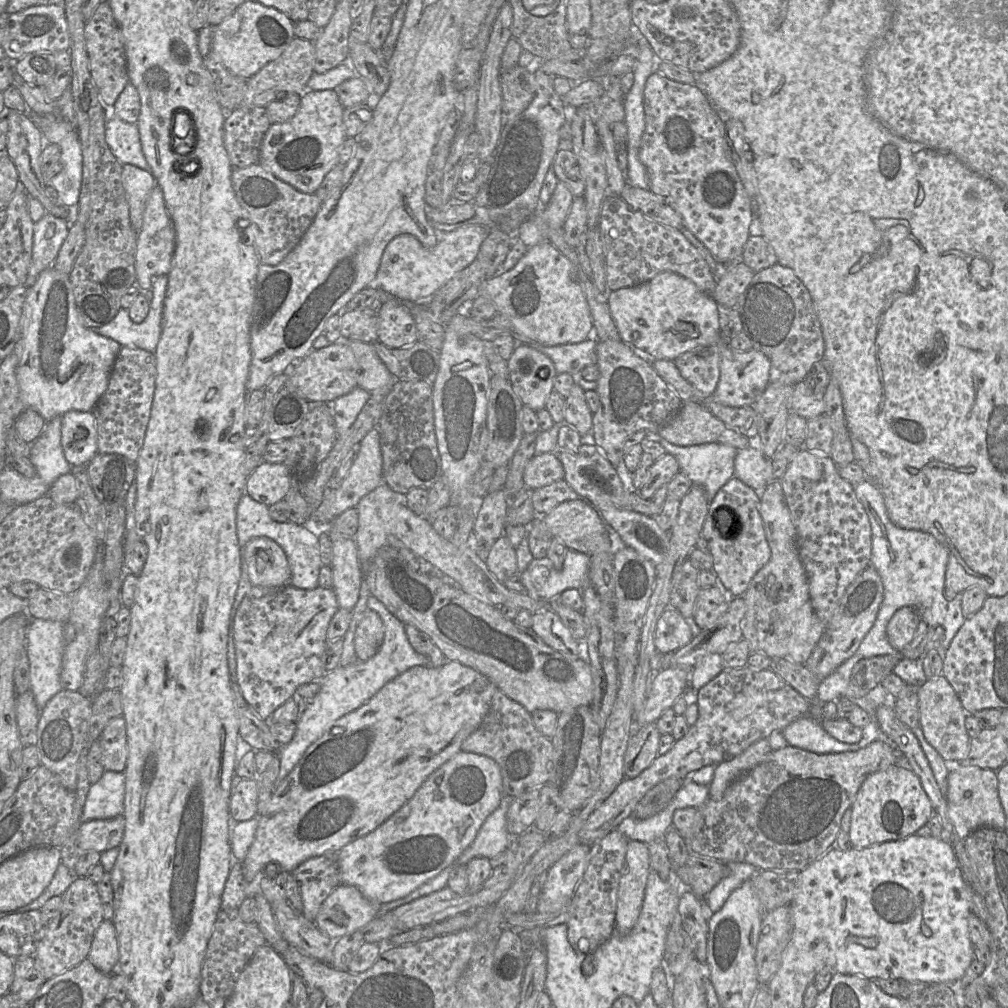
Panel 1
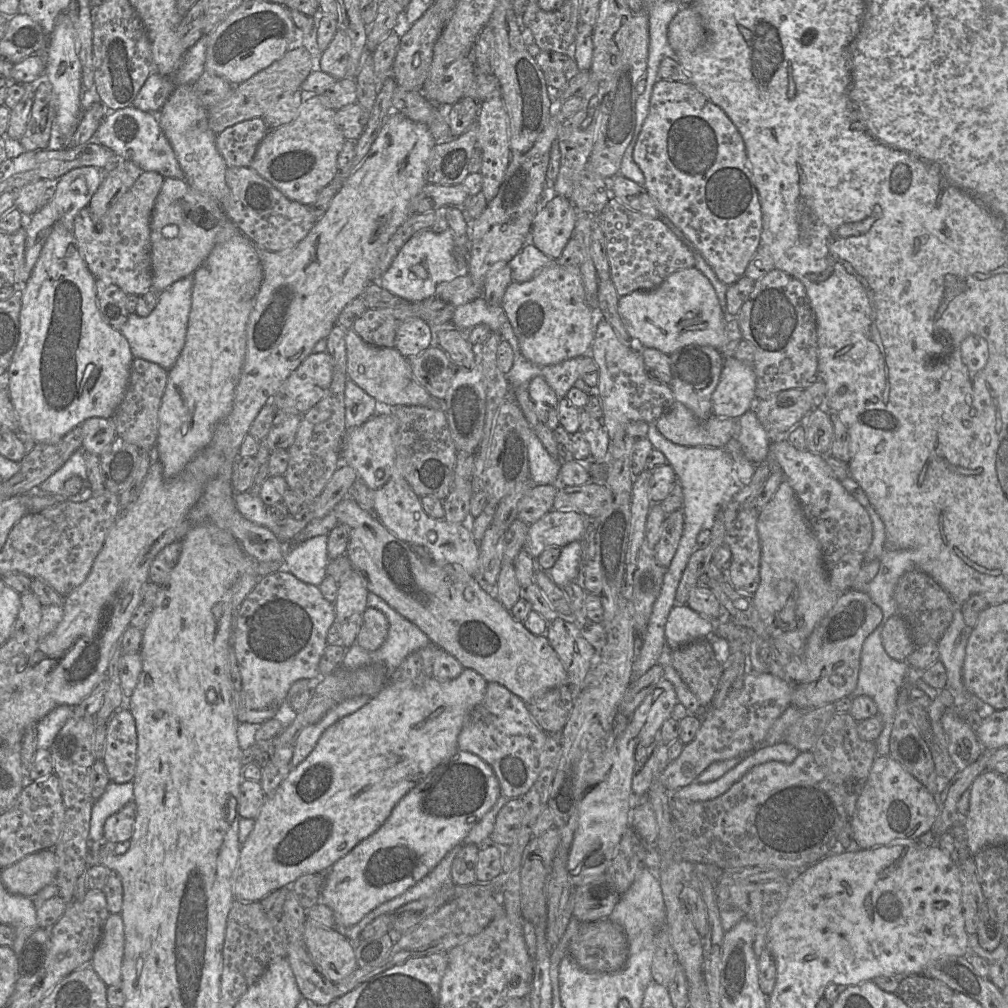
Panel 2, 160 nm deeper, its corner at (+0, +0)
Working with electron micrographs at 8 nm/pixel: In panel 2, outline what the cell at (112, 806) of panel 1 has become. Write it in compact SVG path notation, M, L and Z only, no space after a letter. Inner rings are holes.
M109 782L101 797L94 801L91 810L89 840L99 843L104 839L103 827L106 819L133 801L133 782L118 784Z

